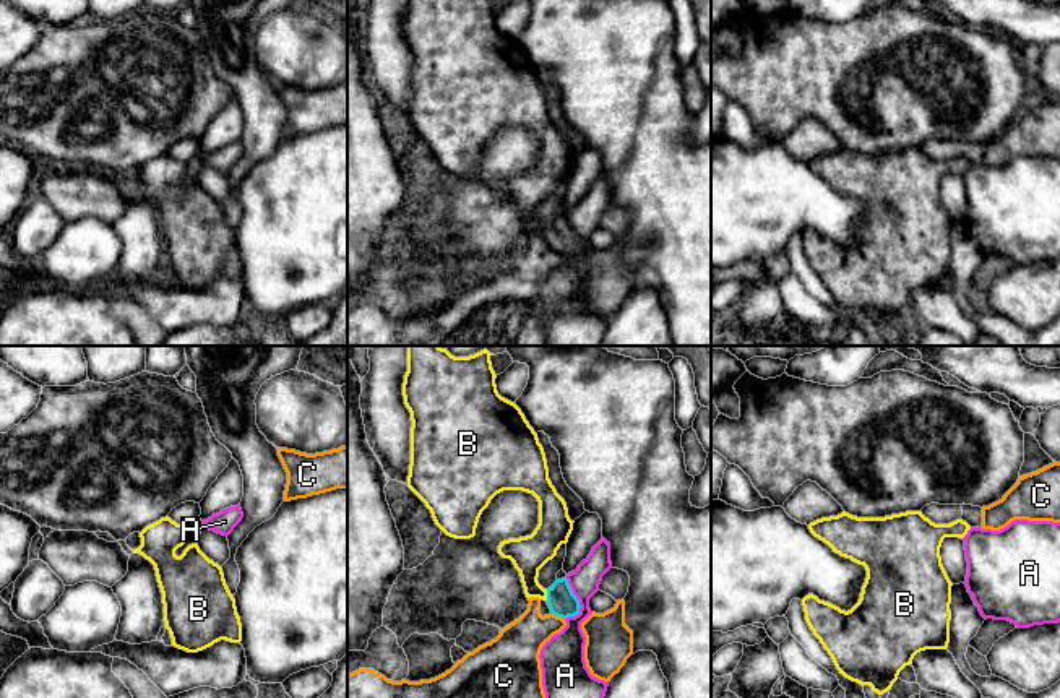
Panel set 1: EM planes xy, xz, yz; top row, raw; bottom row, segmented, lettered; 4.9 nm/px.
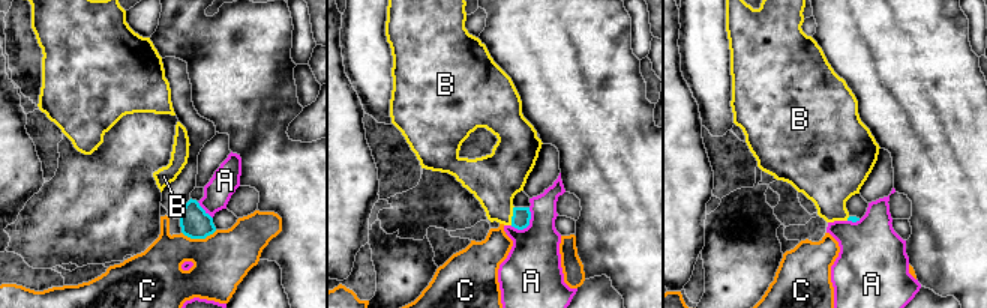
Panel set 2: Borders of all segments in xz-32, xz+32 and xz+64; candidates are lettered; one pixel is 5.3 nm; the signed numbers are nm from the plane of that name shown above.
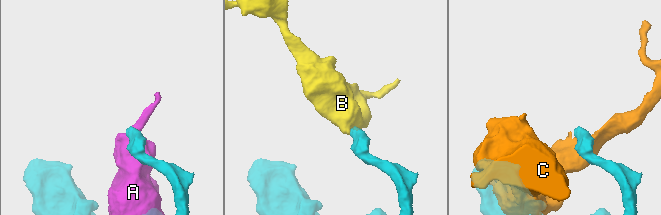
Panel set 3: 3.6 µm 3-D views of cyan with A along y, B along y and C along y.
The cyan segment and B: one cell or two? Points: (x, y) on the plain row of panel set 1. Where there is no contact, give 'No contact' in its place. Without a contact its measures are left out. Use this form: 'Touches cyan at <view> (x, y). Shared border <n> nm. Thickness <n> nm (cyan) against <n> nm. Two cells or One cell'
Touches cyan at xz (547, 232). Shared border 60 nm. Thickness 140 nm (cyan) against 180 nm. One cell

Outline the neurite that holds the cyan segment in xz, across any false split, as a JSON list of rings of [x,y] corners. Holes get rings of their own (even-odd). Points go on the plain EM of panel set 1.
[[[407,0],[403,19],[404,41],[412,57],[407,123],[430,146],[435,161],[455,175],[476,172],[479,154],[497,130],[503,127],[532,130],[539,138],[537,164],[531,172],[500,179],[498,190],[510,195],[519,208],[528,235],[539,234],[545,237],[557,253],[575,253],[580,250],[581,242],[567,214],[557,216],[549,226],[544,226],[537,218],[539,206],[557,192],[562,180],[568,179],[575,157],[570,156],[565,136],[549,115],[547,96],[537,70],[521,45],[498,31],[495,15],[492,0]]]

